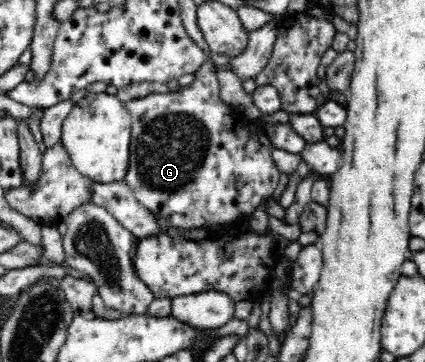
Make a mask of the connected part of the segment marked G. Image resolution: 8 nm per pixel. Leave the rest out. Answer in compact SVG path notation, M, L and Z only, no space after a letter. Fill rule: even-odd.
M205 61L197 72L194 72L195 79L190 85L186 87L179 87L177 91L167 91L164 93L153 93L141 98L128 100L124 103L125 108L129 111L132 120L132 137L130 140L130 157L128 164L127 176L125 176L125 183L131 190L135 199L146 208L151 209L154 214L158 214L169 225L175 228L187 231L191 228L207 228L214 225L223 225L225 227L230 225L238 225L244 230L248 228L248 218L257 210L257 206L265 199L271 198L282 188L284 182L284 175L281 174L277 168L273 157L271 156L270 146L264 145L257 141L257 138L250 136L247 132L247 122L235 122L235 108L224 103L219 97L219 78L215 73L215 64L213 61Z

